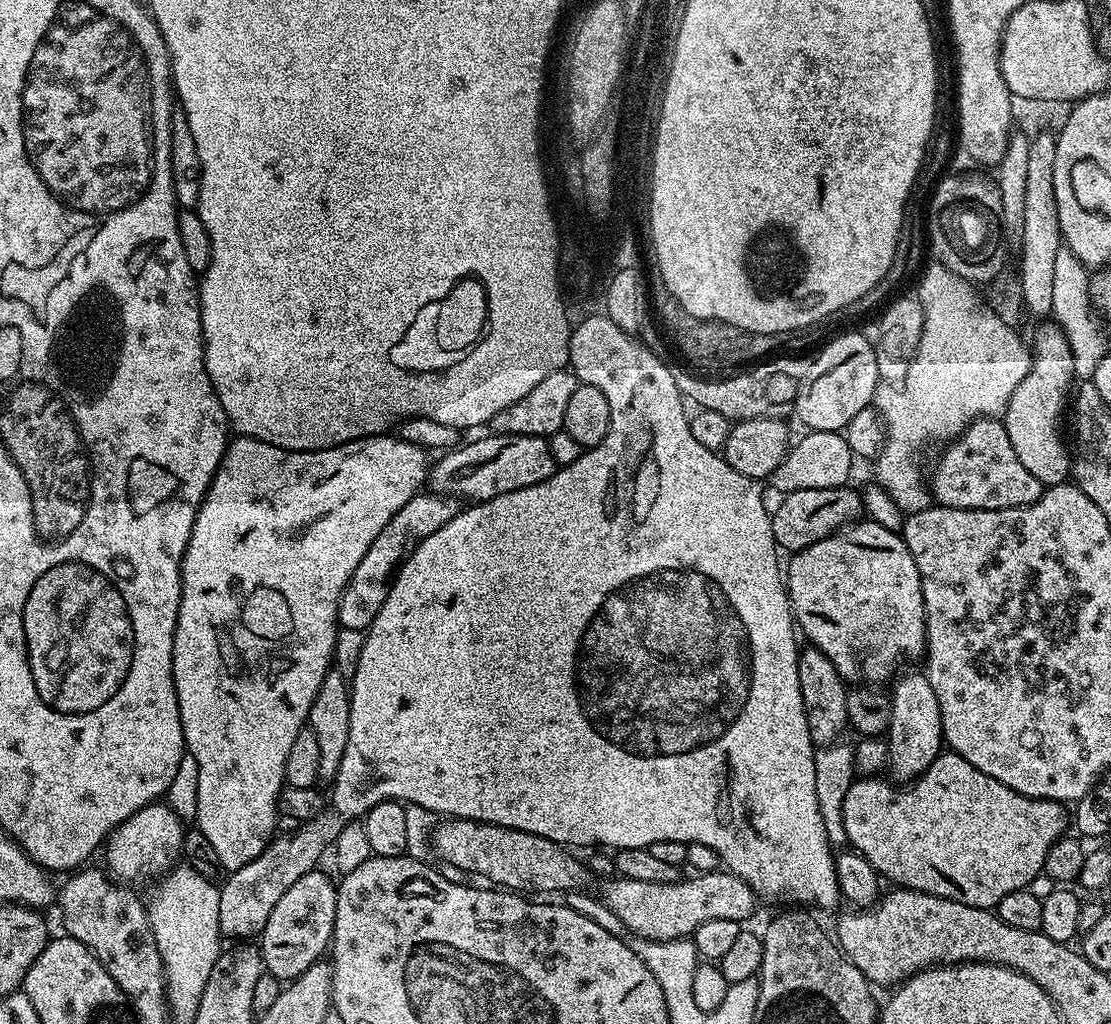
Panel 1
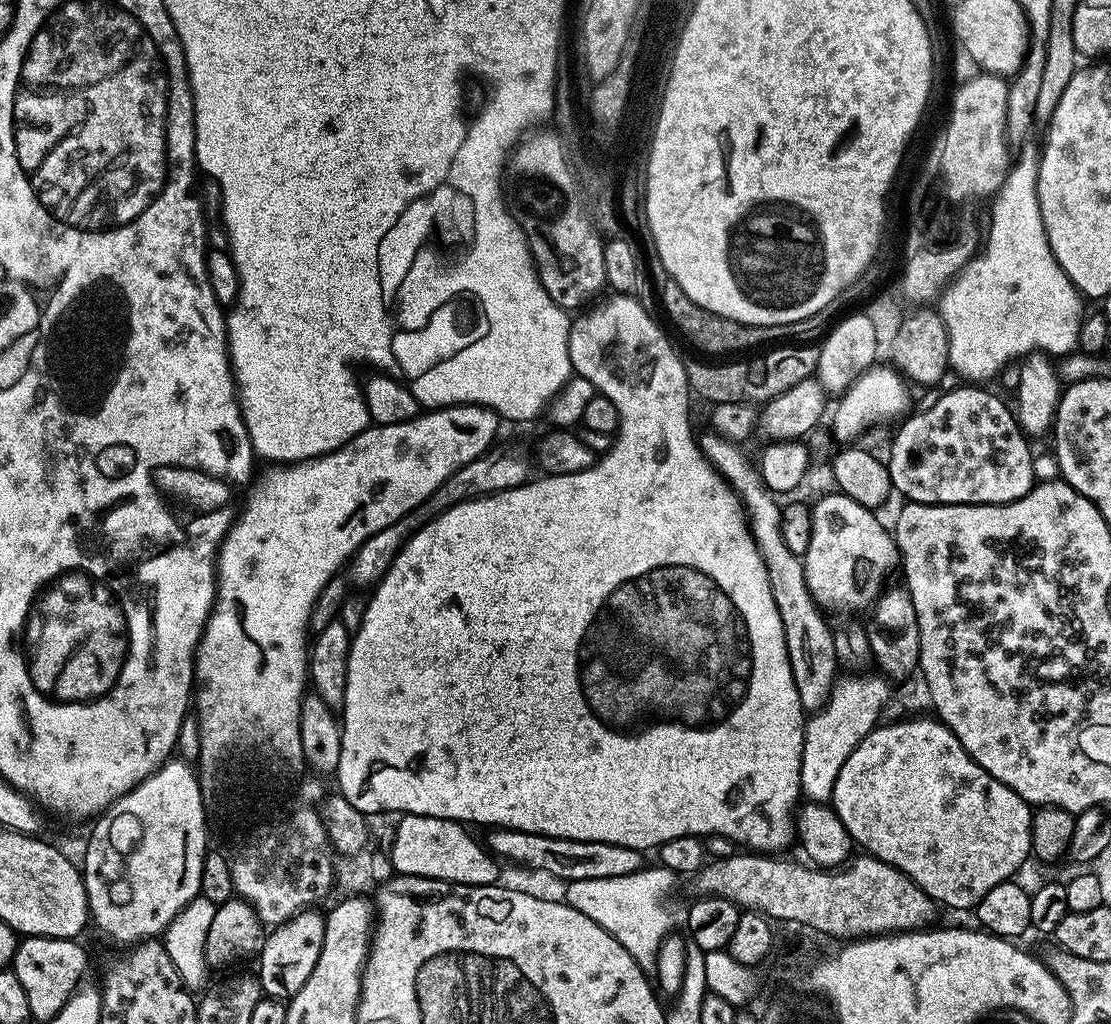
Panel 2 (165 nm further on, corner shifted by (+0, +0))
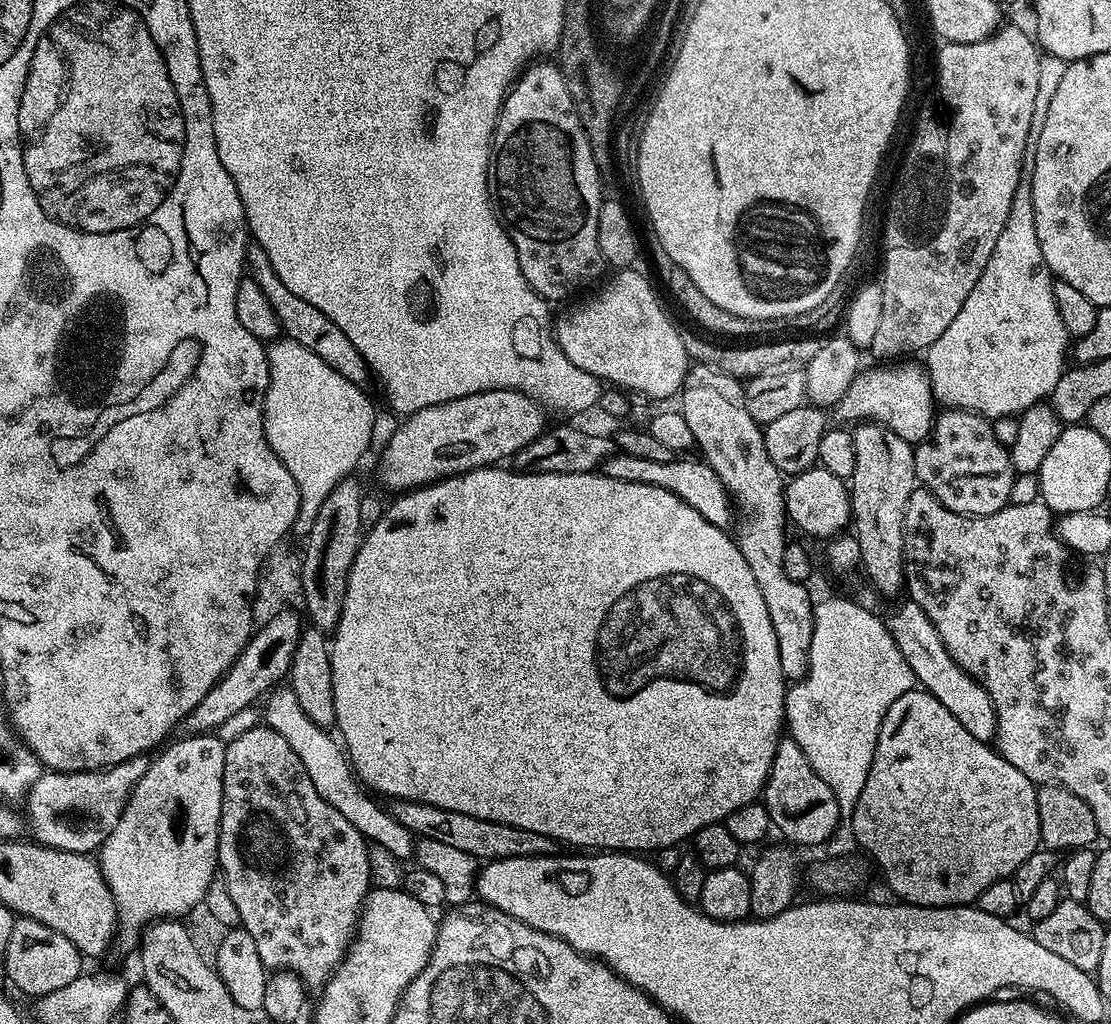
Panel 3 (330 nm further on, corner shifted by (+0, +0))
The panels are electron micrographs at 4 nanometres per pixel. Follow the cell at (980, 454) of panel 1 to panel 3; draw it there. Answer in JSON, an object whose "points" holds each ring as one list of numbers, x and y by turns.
{"points":[[944,408,941,413,941,416,939,413,935,417,931,436,915,445,914,470,917,481,930,494,934,494,942,506,963,516,989,516,1008,507,1013,499,1012,483,1018,480,1018,473,1012,467,1009,449,995,438,992,421,986,416,961,408]]}

